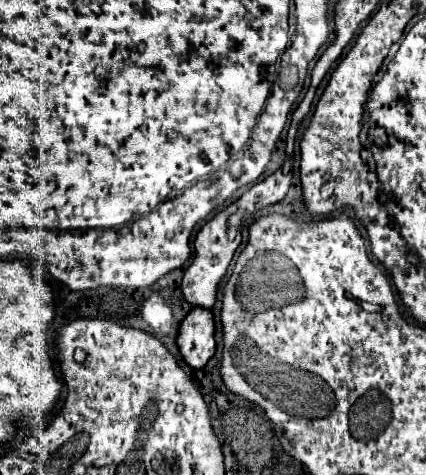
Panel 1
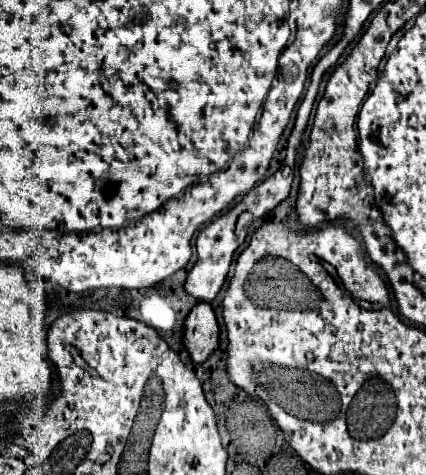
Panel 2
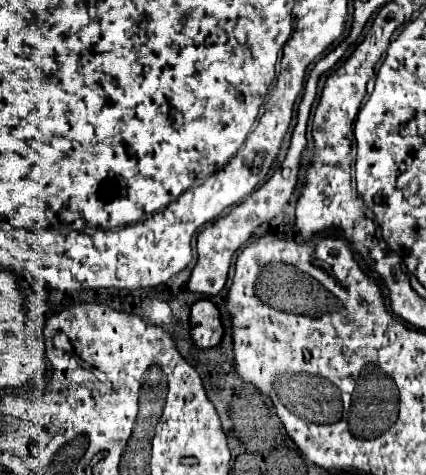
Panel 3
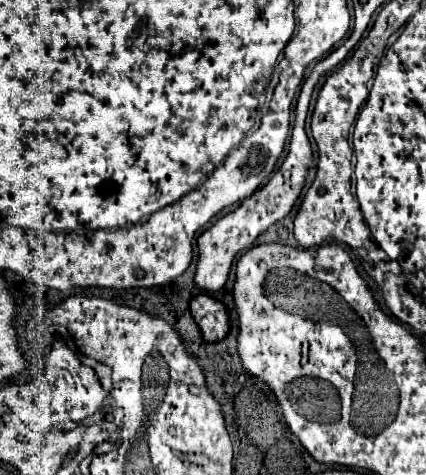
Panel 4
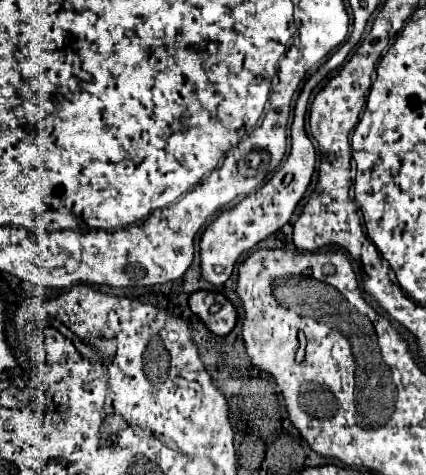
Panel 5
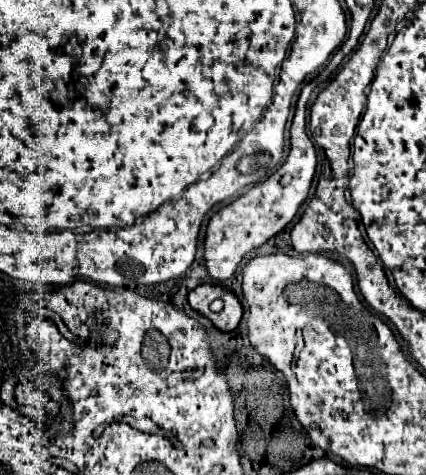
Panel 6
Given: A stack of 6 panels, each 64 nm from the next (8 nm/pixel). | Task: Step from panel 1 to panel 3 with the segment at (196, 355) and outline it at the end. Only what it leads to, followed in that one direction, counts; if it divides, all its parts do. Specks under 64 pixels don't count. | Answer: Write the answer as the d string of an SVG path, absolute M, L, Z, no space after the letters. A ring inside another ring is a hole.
M198 300L190 312L190 338L196 348L208 350L220 344L222 340L222 322L220 312L210 300Z

